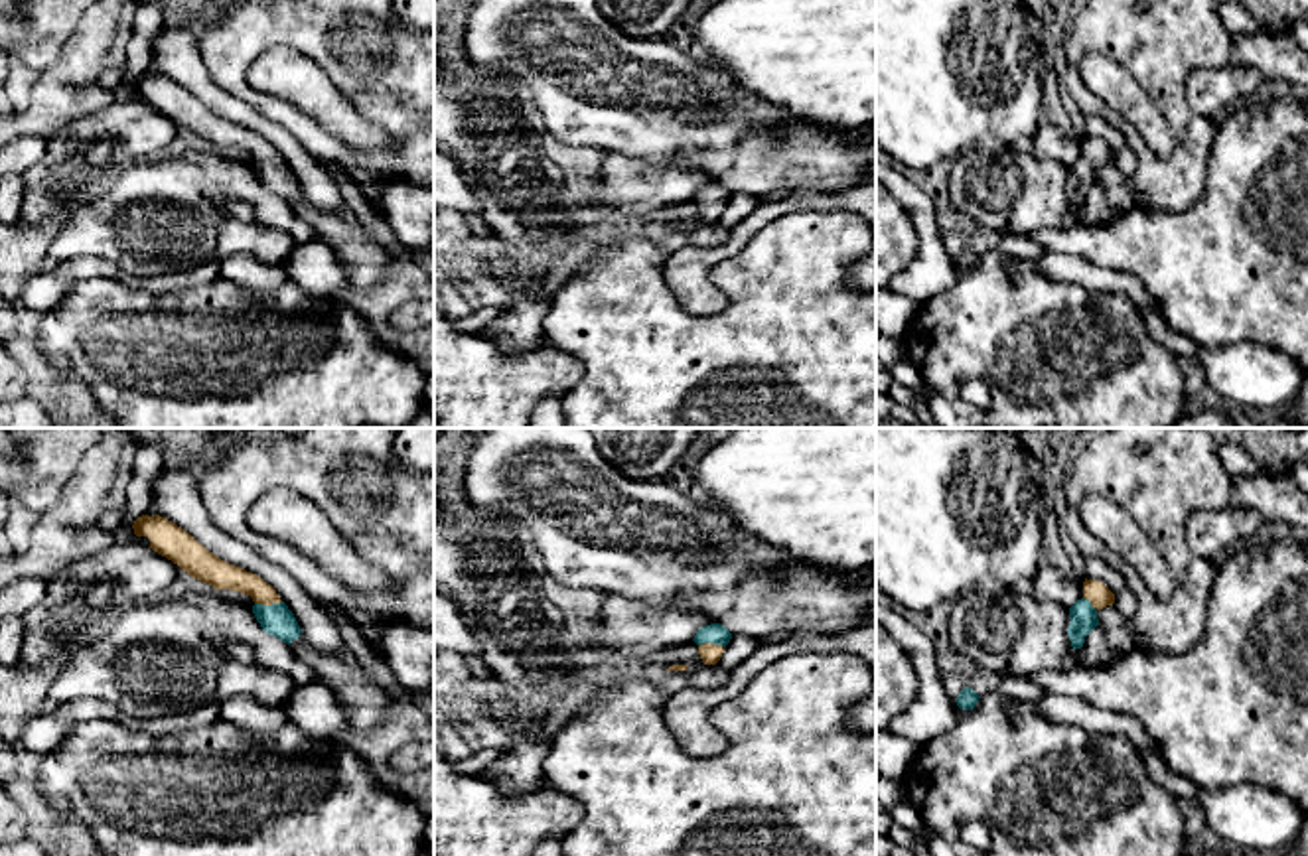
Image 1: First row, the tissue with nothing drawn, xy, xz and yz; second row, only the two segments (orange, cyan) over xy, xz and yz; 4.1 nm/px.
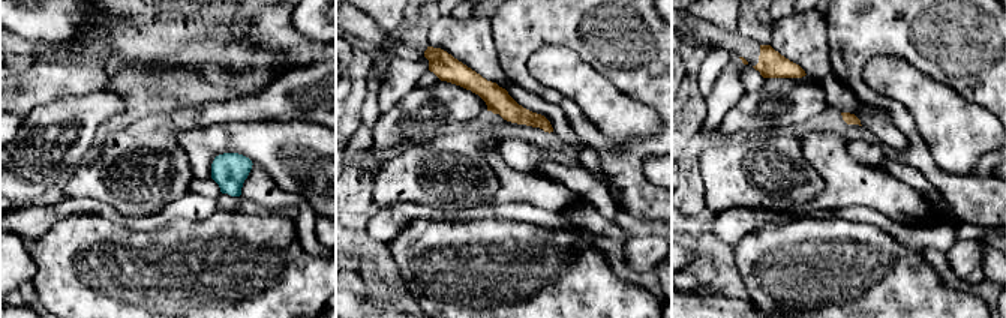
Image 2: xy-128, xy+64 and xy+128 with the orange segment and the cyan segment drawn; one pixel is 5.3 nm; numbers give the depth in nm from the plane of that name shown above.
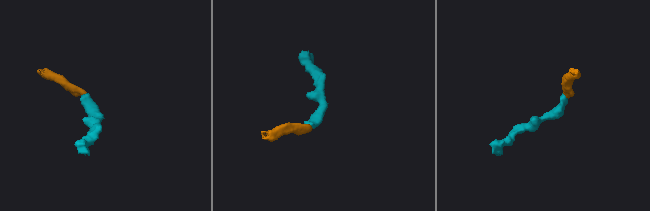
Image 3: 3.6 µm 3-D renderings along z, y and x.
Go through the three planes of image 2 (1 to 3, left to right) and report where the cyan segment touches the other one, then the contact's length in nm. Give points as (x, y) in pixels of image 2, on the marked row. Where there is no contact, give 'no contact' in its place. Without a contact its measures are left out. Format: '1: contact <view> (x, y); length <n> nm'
1: no contact
2: no contact
3: no contact

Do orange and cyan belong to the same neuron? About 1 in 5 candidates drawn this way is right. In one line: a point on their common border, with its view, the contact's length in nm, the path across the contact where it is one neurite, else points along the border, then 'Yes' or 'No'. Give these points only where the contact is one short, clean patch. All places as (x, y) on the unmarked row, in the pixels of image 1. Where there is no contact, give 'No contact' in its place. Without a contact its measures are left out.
Touches orange at xy (267, 162). Shared border 110 nm. Path across: xy (216, 131), (247, 141), (267, 162), (277, 178). Yes

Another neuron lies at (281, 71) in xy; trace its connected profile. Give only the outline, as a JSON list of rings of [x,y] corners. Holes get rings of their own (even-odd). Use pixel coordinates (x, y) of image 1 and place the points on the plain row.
[[[268,47],[251,65],[247,83],[292,103],[353,150],[389,150],[395,144],[383,128],[353,108],[316,61],[296,49]]]

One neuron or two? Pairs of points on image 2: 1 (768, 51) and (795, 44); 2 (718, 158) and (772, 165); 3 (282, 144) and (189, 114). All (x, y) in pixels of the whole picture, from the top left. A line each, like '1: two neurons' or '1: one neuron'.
1: two neurons
2: one neuron
3: two neurons

